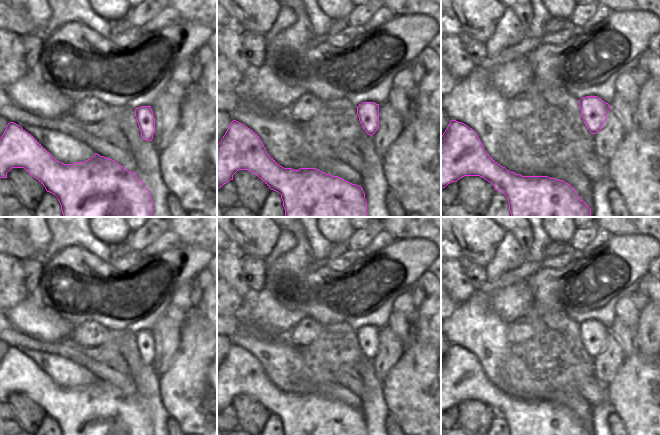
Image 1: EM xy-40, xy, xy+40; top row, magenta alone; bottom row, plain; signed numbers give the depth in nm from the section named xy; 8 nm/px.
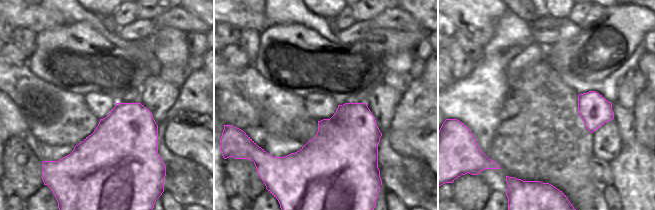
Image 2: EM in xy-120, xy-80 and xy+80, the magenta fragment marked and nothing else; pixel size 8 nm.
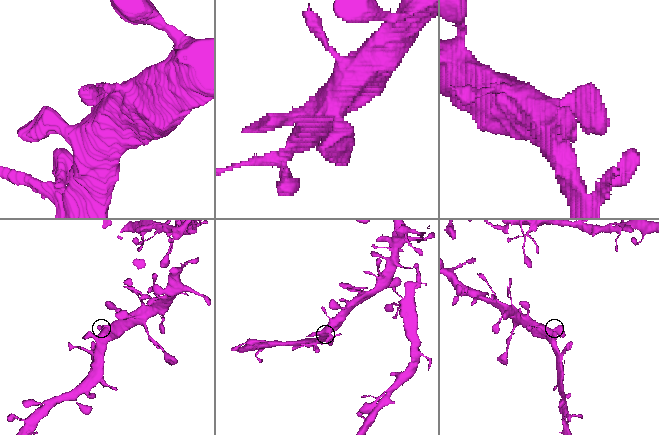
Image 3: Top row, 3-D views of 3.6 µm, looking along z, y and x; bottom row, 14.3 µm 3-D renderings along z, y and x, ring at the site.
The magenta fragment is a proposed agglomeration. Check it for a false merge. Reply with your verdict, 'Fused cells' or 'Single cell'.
Single cell

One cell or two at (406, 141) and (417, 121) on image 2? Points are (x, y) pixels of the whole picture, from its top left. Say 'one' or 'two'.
two

